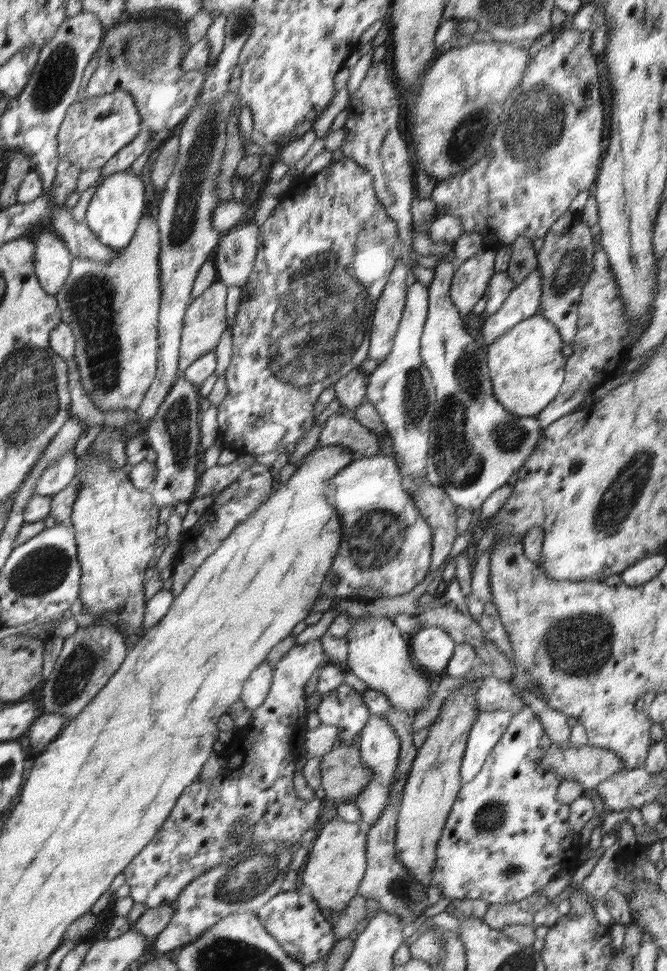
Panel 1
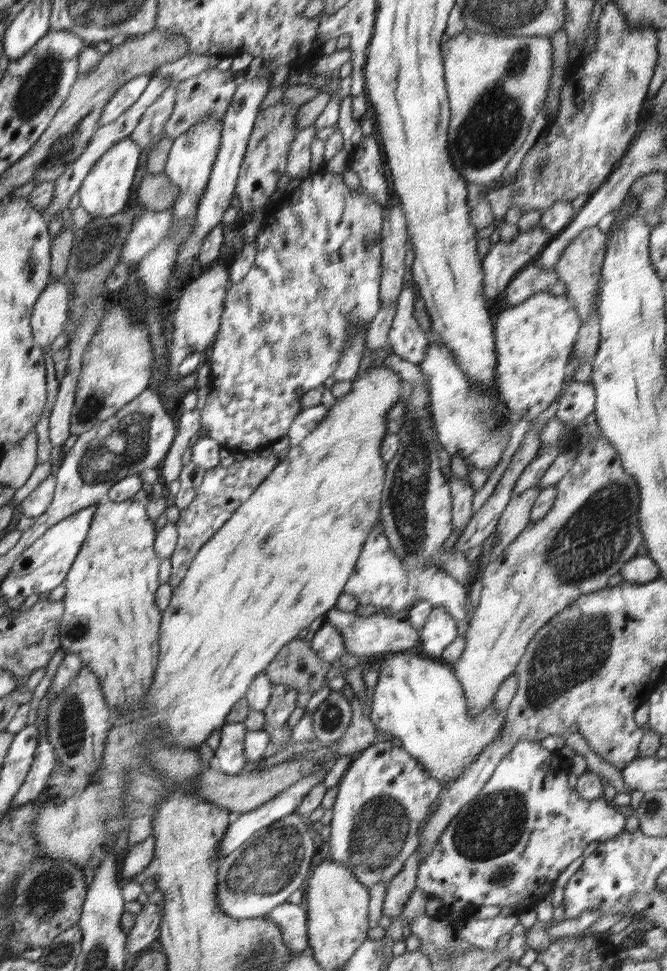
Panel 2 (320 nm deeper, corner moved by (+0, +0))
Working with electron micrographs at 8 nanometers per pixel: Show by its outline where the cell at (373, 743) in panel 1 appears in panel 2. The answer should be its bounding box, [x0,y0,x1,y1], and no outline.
[326,737,441,888]

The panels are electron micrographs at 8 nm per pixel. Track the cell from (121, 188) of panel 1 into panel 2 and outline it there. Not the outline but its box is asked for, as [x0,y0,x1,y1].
[78,136,140,217]

